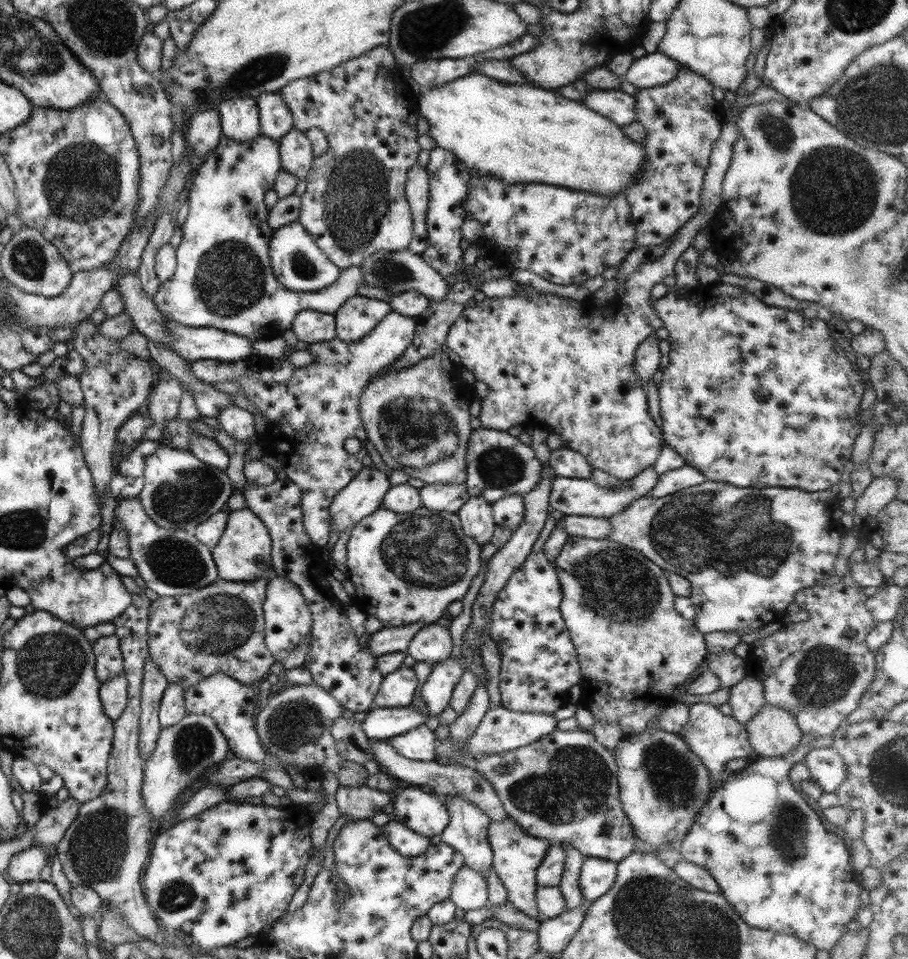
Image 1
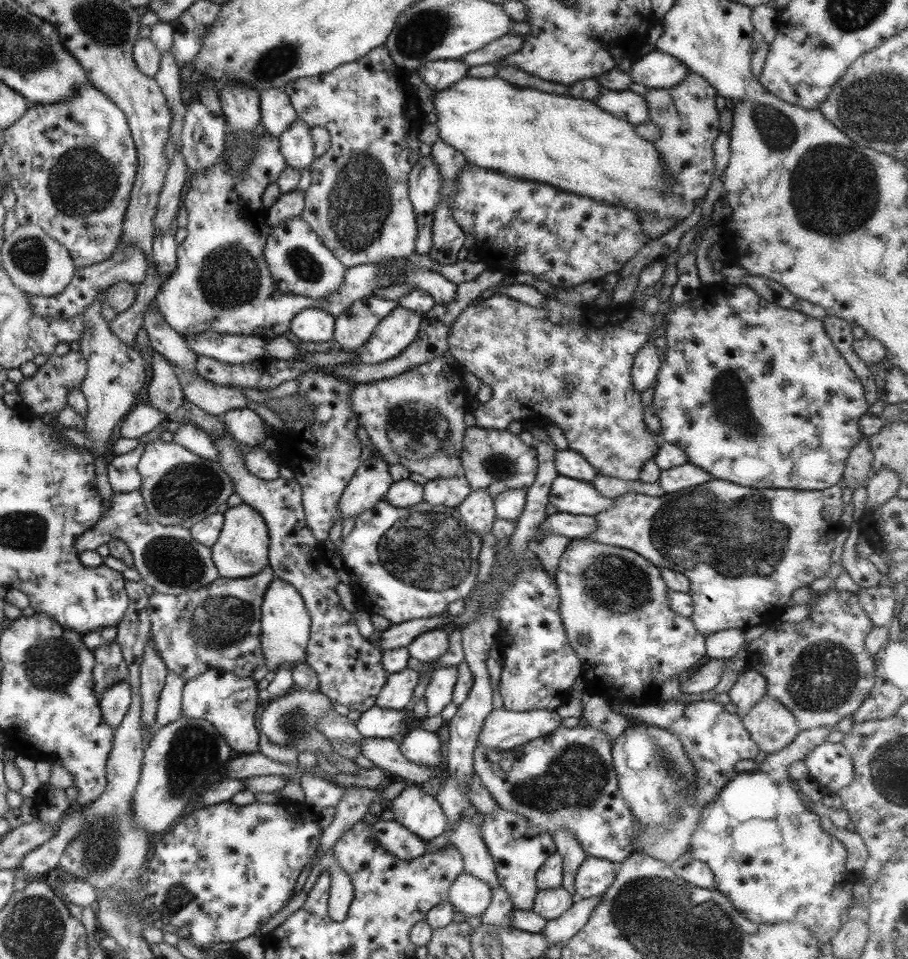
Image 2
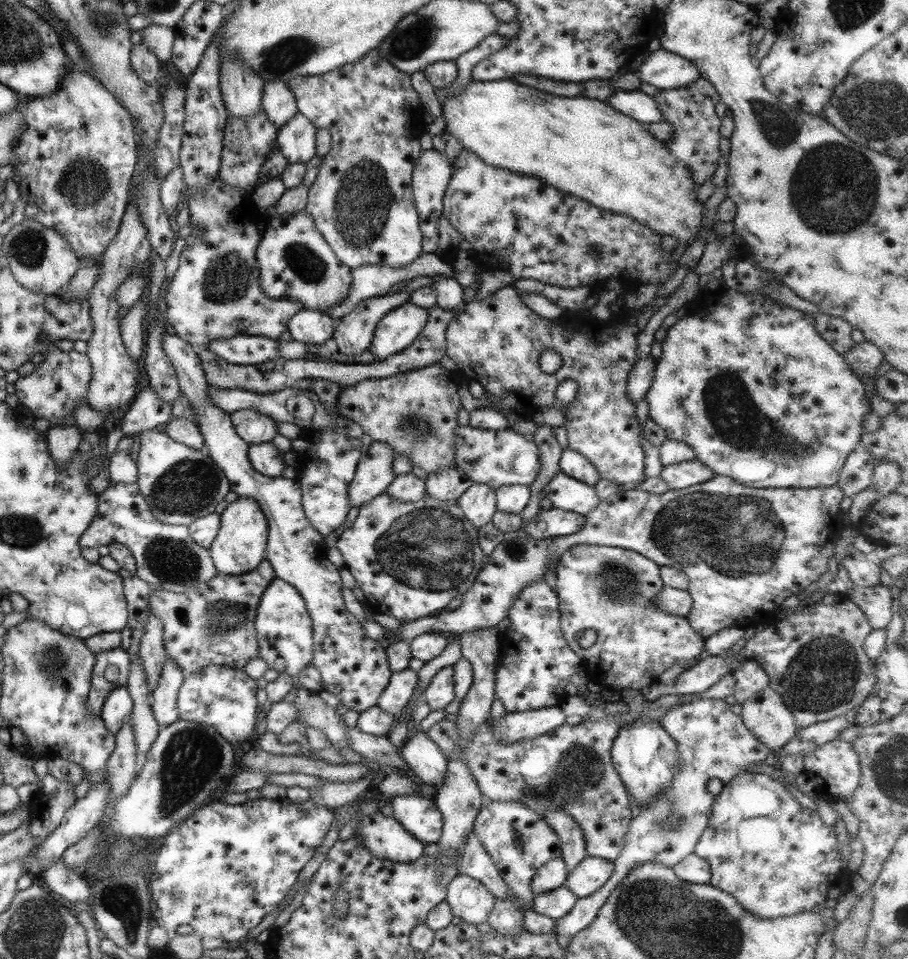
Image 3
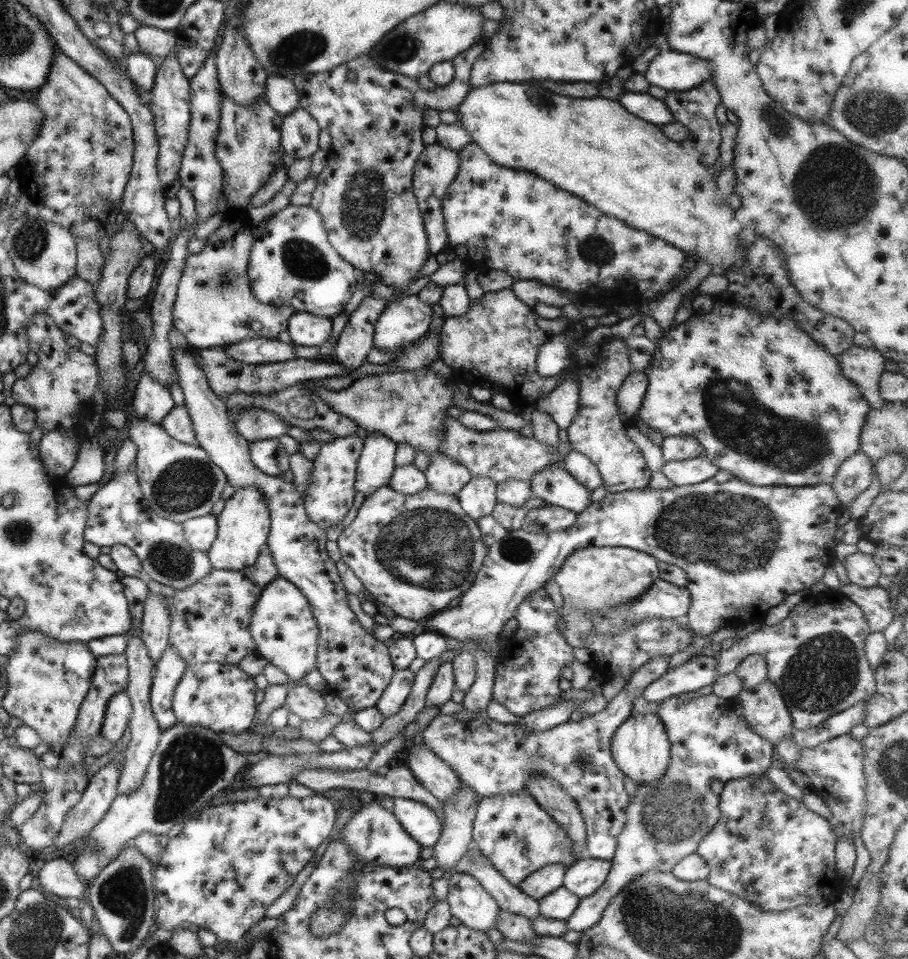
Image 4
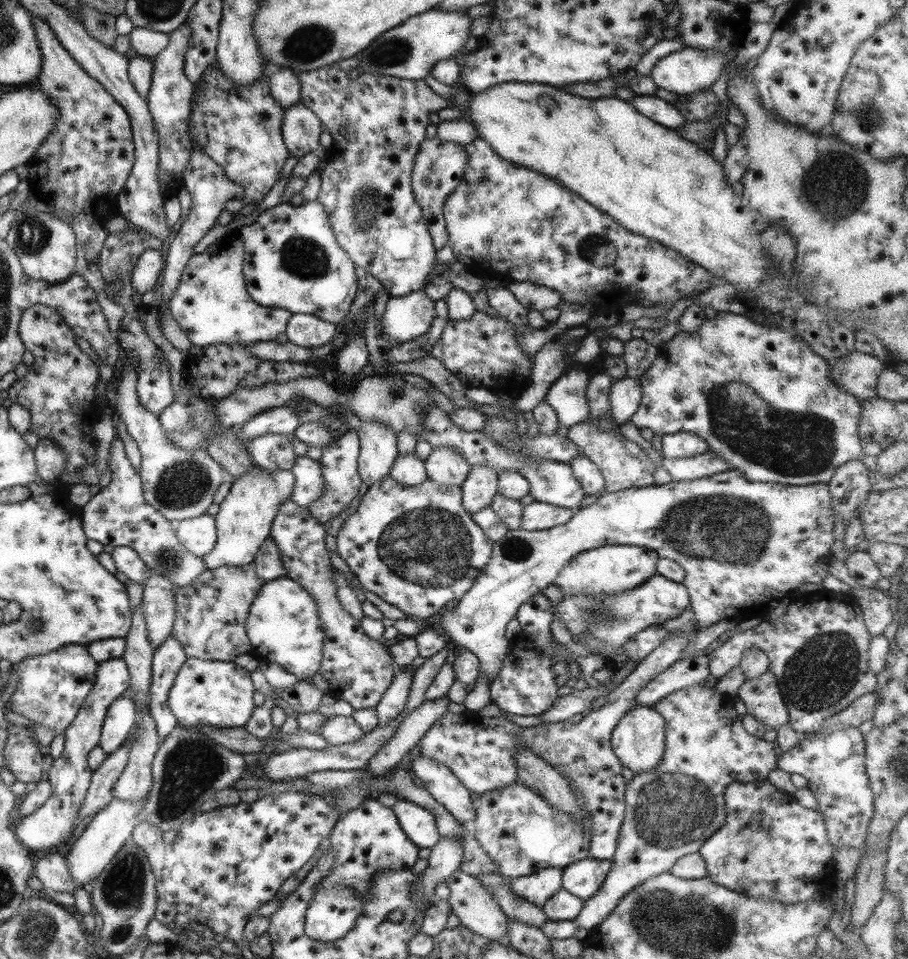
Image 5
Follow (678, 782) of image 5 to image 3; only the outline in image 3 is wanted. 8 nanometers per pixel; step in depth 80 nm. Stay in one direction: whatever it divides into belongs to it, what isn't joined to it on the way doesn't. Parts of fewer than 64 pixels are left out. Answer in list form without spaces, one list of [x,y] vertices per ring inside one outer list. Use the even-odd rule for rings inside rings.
[[[695,699],[679,703],[663,715],[660,726],[677,746],[680,770],[671,784],[652,796],[650,802],[642,804],[639,813],[629,821],[627,832],[622,838],[623,848],[612,863],[613,872],[603,886],[585,898],[577,898],[573,906],[557,920],[554,920],[554,934],[575,936],[590,924],[607,895],[623,878],[627,871],[642,862],[656,862],[672,867],[692,853],[699,835],[709,820],[709,807],[723,785],[729,782],[745,766],[769,761],[772,754],[750,733],[740,716],[735,716],[724,700]]]

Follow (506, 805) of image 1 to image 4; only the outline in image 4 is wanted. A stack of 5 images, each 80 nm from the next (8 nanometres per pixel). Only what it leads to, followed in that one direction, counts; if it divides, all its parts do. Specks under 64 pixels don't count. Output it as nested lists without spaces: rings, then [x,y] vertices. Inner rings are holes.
[[[656,656],[629,676],[625,686],[599,713],[581,718],[579,722],[565,722],[545,731],[521,731],[517,724],[498,724],[487,716],[479,716],[468,722],[460,722],[453,716],[435,716],[422,732],[422,744],[431,750],[437,758],[447,763],[463,784],[470,786],[480,797],[491,797],[497,794],[522,794],[526,792],[528,776],[548,776],[564,790],[564,793],[575,803],[583,819],[586,832],[585,854],[591,858],[610,861],[614,857],[617,837],[626,820],[626,809],[629,797],[623,789],[623,778],[610,752],[611,738],[621,723],[631,715],[631,702],[643,693],[643,690],[659,679],[667,668],[669,656]]]

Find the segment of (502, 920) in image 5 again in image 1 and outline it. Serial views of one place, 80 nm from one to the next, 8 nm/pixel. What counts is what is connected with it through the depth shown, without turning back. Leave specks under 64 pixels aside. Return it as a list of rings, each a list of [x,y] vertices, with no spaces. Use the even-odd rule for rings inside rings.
[[[463,864],[453,875],[448,898],[457,908],[466,912],[484,906],[487,903],[487,893],[482,874]]]

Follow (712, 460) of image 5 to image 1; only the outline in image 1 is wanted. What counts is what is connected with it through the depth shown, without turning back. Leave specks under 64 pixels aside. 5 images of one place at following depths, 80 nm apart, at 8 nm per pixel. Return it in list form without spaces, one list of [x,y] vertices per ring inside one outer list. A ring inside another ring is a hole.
[[[684,464],[681,468],[669,470],[669,472],[665,472],[665,475],[659,475],[655,486],[652,486],[648,492],[648,496],[663,498],[663,496],[673,494],[682,488],[689,488],[704,481],[706,481],[705,477],[697,470]]]

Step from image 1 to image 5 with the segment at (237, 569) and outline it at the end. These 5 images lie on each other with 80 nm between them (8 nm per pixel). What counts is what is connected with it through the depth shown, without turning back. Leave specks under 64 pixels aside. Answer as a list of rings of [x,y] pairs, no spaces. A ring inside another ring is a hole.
[[[257,465],[252,466],[249,473],[241,475],[239,479],[232,480],[230,491],[218,504],[218,511],[214,515],[216,543],[205,556],[202,556],[205,568],[213,570],[220,566],[243,566],[249,564],[255,558],[262,542],[269,537],[271,521],[275,516],[276,506],[279,501],[289,498],[294,482],[295,480],[290,470],[267,473],[267,471],[263,471],[263,468]]]

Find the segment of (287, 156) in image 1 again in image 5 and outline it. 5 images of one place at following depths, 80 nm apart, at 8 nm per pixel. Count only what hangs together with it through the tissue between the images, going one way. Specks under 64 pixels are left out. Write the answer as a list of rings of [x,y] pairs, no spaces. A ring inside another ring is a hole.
[[[300,102],[284,110],[280,133],[289,157],[298,159],[320,148],[320,120]]]

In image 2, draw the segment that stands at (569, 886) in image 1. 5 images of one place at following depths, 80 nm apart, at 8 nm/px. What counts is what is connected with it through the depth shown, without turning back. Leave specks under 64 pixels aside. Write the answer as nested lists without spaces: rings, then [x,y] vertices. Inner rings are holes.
[[[557,829],[552,839],[556,852],[562,858],[562,881],[560,887],[573,896],[573,900],[576,900],[577,894],[574,889],[575,873],[584,858],[587,857],[587,854],[575,840],[574,834],[571,834],[567,829]]]

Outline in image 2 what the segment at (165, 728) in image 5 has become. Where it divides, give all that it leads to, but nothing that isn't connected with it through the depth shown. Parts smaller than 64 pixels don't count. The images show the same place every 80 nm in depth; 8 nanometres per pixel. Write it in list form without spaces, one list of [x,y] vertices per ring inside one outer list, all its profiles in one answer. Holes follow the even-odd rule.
[[[167,673],[165,685],[157,698],[155,726],[163,727],[181,717],[181,698],[184,680],[179,676]]]

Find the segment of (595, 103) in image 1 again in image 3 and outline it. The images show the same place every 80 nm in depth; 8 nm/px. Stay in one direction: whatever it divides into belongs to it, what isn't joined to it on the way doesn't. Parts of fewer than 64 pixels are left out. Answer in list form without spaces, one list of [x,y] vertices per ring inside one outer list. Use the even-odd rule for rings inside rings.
[[[613,91],[604,100],[615,112],[620,112],[639,124],[649,124],[662,120],[651,96],[641,91]]]

